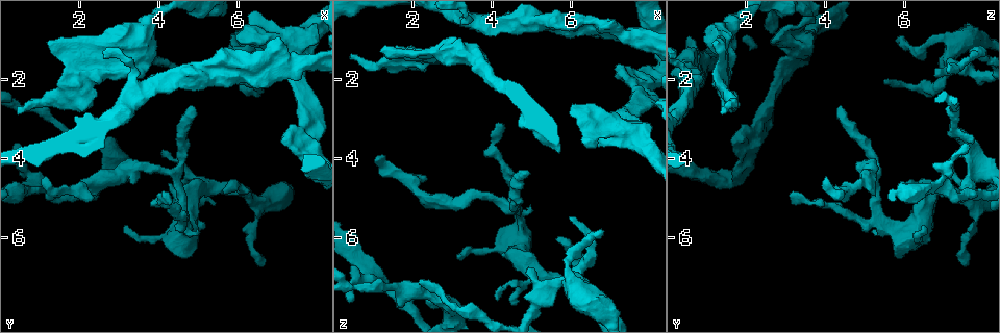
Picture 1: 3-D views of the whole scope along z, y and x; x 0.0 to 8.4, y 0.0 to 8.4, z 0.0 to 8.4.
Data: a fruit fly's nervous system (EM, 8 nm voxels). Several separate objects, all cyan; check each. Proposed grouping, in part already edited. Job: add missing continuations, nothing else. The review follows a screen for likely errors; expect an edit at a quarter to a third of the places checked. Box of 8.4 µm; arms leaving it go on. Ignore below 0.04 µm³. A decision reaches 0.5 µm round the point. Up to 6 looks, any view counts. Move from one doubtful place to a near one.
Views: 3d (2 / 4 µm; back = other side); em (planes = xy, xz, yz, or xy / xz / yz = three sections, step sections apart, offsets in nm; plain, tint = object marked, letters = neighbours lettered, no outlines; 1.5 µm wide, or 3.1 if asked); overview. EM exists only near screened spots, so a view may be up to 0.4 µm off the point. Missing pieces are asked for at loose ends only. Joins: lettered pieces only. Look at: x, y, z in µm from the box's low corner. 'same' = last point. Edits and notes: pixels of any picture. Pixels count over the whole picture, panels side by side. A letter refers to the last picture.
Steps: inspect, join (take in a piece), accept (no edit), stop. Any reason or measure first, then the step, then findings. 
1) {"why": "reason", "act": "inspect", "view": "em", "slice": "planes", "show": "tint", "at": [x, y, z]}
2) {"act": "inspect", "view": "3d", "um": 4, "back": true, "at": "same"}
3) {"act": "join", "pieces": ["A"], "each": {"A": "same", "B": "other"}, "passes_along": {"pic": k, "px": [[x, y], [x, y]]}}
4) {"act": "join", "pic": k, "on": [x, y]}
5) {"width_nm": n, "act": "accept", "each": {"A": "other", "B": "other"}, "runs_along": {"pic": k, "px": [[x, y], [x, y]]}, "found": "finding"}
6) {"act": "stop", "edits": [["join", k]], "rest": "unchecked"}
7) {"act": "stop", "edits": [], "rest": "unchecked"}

{"why": "branch stops here", "act": "inspect", "view": "em", "slice": "planes", "show": "letters", "at": [6.65, 6.70, 7.55]}

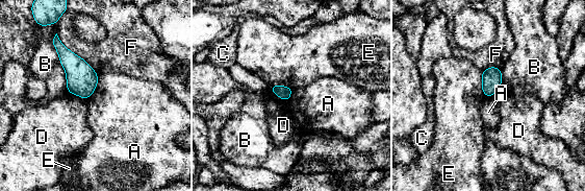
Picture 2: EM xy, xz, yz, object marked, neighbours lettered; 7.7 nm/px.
{"longest_contact_nm": ["B", 460], "act": "accept", "each": {"A": "other", "B": "other", "C": "other", "D": "other", "E": "other", "F": "other"}, "border": {"pic": 2, "px": [[98, 75], [96, 88], [86, 98]]}, "found": "none of them fits"}

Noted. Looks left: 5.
{"why": "free end", "act": "inspect", "view": "em", "slice": "planes", "show": "letters", "at": [4.85, 2.65, 4.40]}

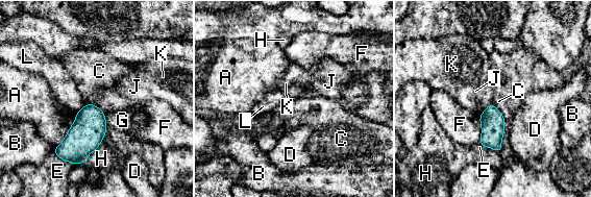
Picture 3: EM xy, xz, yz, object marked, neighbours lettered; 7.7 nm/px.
{"act": "accept", "each": {"A": "other", "B": "other", "C": "other", "D": "other", "E": "other", "F": "other", "G": "other", "H": "other", "J": "other", "K": "other", "L": "other"}, "border": {"pic": 3, "px": [[492, 103], [500, 113]]}, "found": "no lettered piece goes on from it"}

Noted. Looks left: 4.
{"why": "free end", "act": "inspect", "view": "em", "slice": "yz", "step": 8, "show": "letters", "at": [7.15, 3.55, 1.65]}

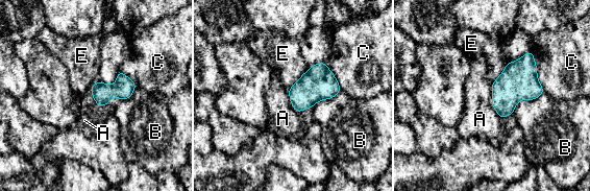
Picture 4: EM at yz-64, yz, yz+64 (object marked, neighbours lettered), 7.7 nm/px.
{"act": "inspect", "view": "em", "slice": "planes", "show": "letters", "at": "same"}

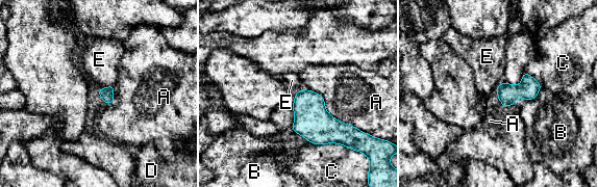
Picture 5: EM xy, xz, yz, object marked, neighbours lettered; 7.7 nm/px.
{"longest_contact_nm": ["A", 550], "act": "accept", "each": {"A": "other", "B": "other", "C": "other", "D": "other", "E": "other"}, "found": "none of them fits"}

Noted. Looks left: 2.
{"act": "stop", "edits": [], "rest": "unchecked"}

